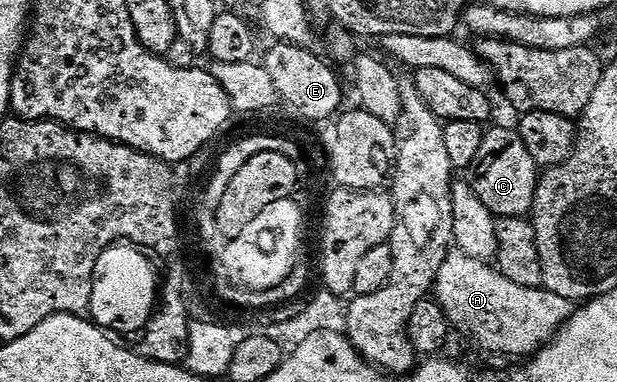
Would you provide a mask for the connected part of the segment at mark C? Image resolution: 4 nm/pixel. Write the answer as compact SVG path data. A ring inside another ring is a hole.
M495 126L484 131L482 146L470 167L470 185L478 200L482 200L482 204L486 204L488 211L496 218L523 218L532 212L538 167L526 144L522 144L519 129Z

